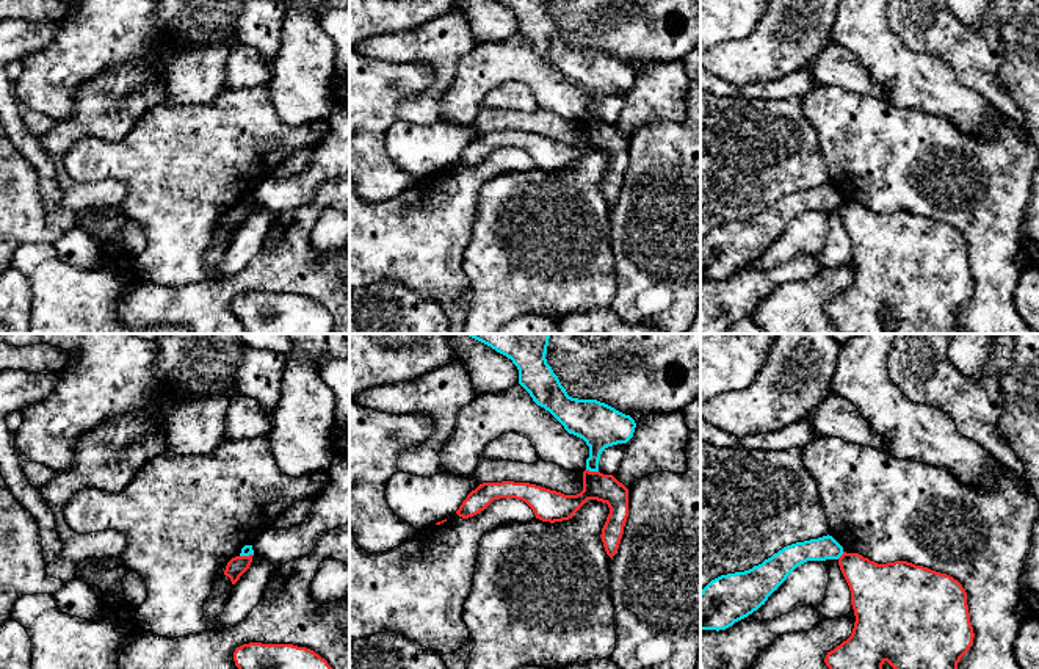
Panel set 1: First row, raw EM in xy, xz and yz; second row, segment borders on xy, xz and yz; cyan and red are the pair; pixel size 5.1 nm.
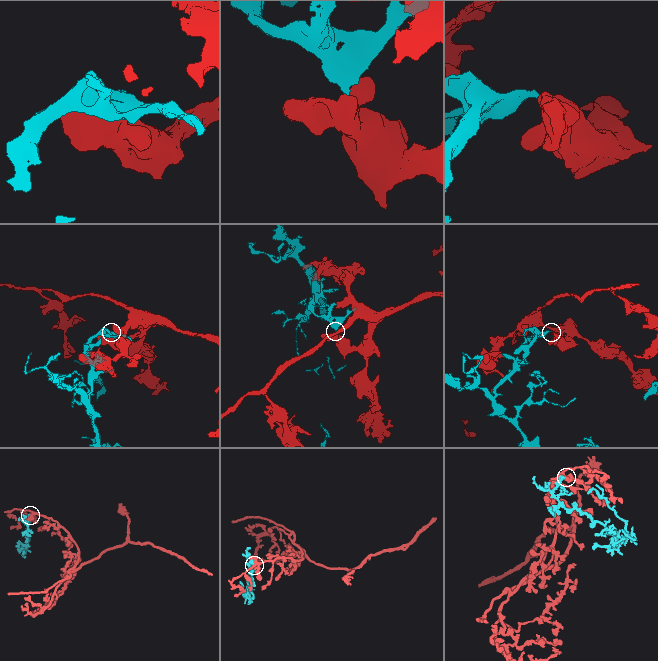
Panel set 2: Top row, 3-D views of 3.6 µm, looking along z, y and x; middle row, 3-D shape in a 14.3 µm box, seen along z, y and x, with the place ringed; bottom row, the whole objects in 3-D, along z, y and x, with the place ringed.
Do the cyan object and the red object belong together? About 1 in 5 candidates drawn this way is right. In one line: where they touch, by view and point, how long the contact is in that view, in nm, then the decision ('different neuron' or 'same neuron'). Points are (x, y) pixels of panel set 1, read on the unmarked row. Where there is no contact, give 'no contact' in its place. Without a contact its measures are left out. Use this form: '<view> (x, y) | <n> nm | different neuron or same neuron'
xz (593, 119) | 70 nm | different neuron

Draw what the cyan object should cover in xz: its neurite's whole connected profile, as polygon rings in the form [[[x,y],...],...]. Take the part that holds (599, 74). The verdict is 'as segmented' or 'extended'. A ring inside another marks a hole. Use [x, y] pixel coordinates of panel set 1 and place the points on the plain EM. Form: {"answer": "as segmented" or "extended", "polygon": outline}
{"answer": "as segmented", "polygon": [[[497,0],[519,19],[519,33],[533,50],[548,60],[569,83],[589,96],[586,119],[599,121],[599,108],[605,97],[627,92],[636,72],[614,56],[597,49],[578,49],[567,44],[558,25],[547,13],[547,0]]]}

